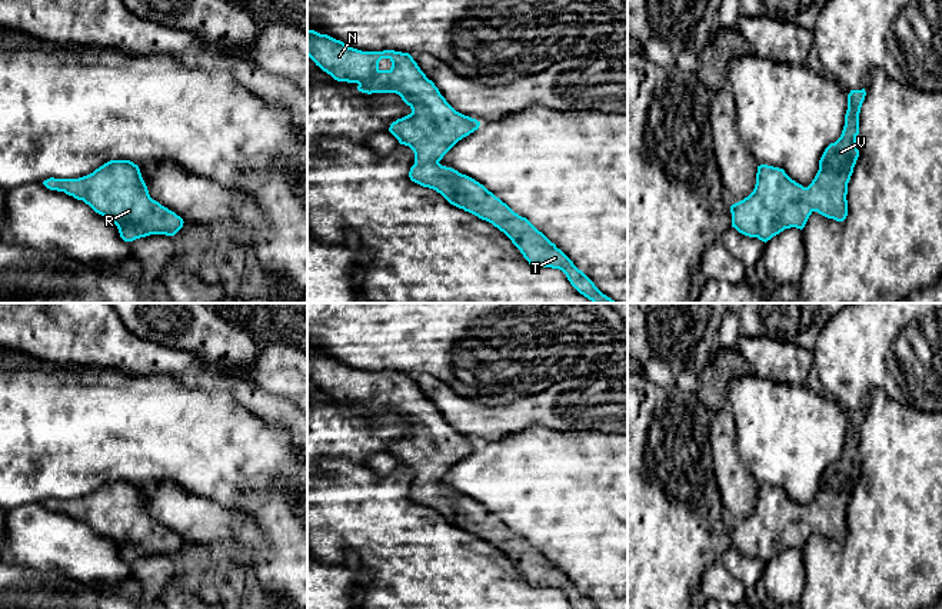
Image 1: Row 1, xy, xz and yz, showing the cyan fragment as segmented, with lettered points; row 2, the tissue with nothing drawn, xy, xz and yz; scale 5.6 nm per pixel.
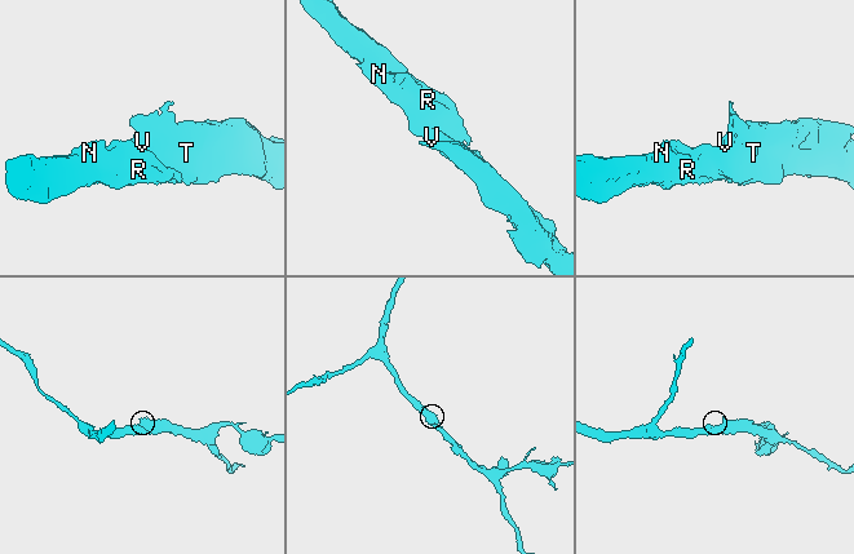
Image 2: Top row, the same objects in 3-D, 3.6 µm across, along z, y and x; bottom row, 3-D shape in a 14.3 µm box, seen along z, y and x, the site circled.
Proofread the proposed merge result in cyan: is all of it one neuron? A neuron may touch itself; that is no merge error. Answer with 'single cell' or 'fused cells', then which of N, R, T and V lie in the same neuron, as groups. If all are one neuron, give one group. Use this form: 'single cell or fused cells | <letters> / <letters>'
single cell | N R T V

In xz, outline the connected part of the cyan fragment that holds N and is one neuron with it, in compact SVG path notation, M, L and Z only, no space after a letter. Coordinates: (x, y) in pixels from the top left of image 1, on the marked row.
M307 30L307 56L334 80L357 83L357 90L367 94L396 93L412 109L410 114L397 119L389 127L389 132L399 143L409 146L415 153L415 164L409 172L412 182L436 190L450 204L492 223L512 240L529 264L533 267L562 270L570 284L593 303L616 303L603 294L595 283L526 217L515 213L506 203L475 179L439 163L459 140L477 130L480 122L456 112L409 53L395 50L362 51L327 34Z

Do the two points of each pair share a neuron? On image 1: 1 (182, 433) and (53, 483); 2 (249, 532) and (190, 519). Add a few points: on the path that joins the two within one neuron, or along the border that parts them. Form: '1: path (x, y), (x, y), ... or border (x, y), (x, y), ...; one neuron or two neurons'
1: path (150, 433), (85, 452); one neuron
2: path (235, 523), (205, 521); one neuron

